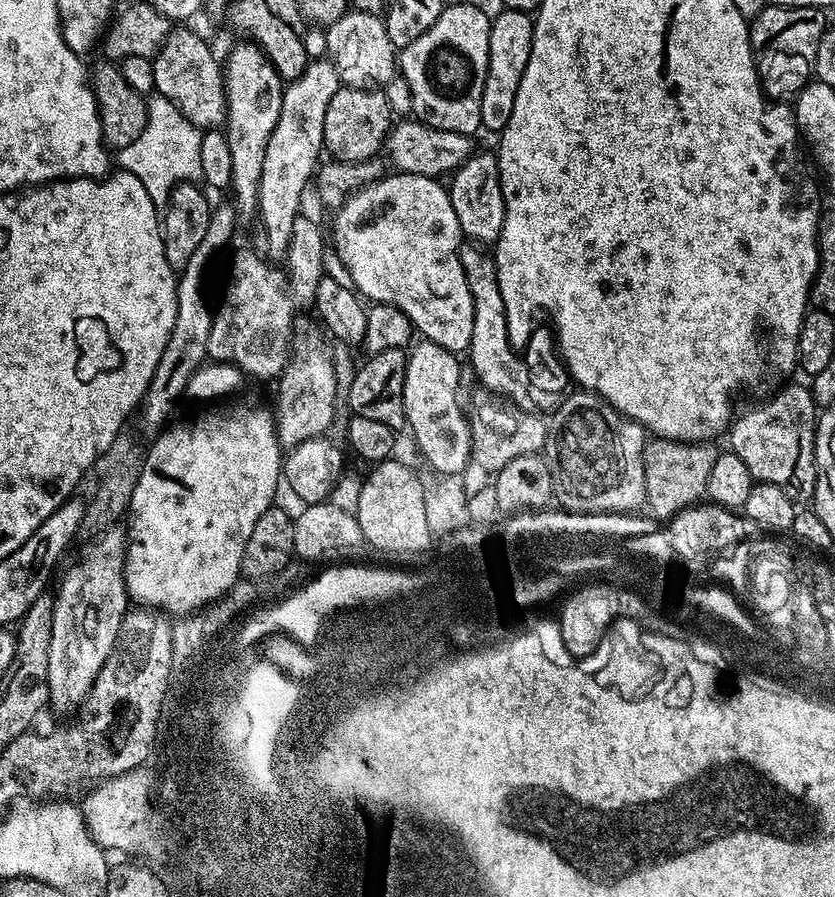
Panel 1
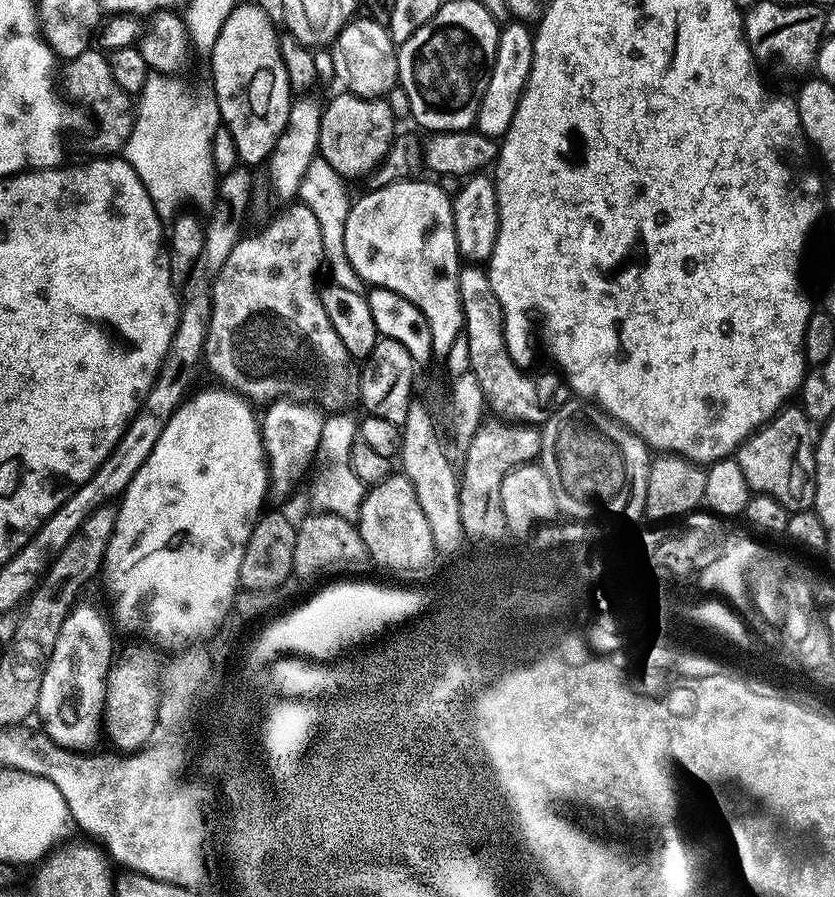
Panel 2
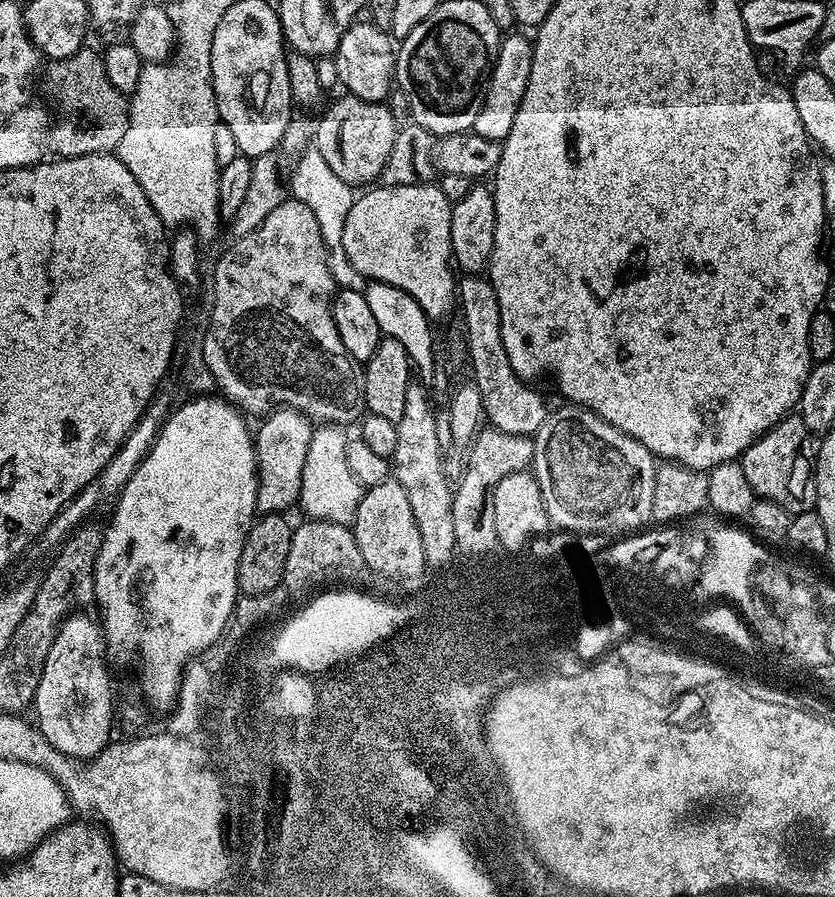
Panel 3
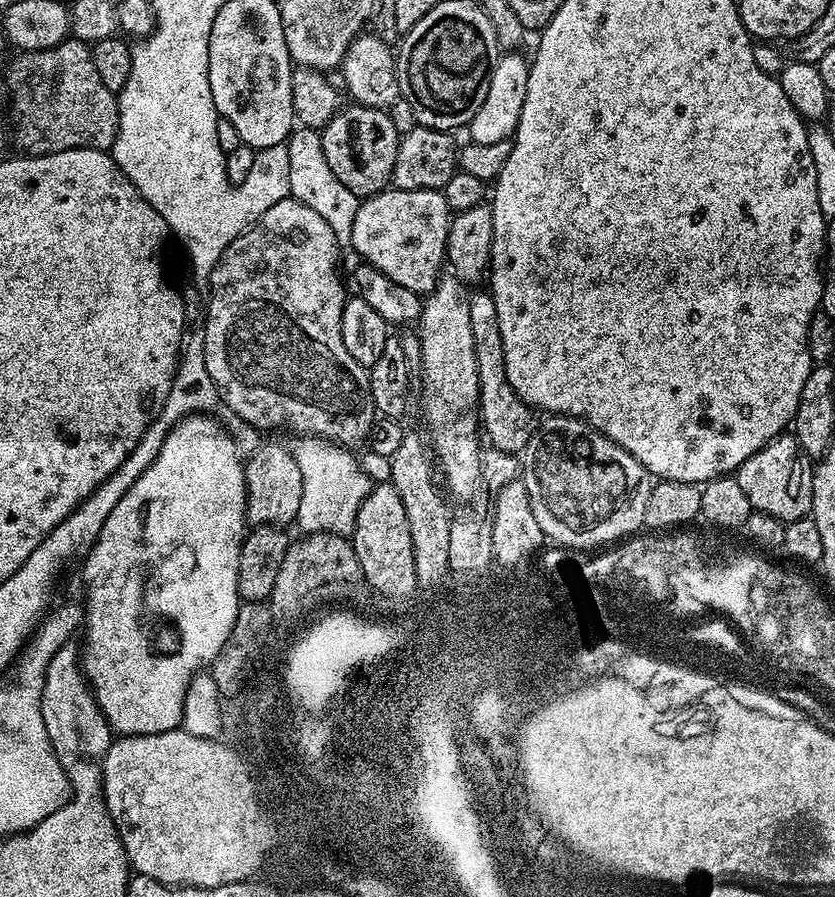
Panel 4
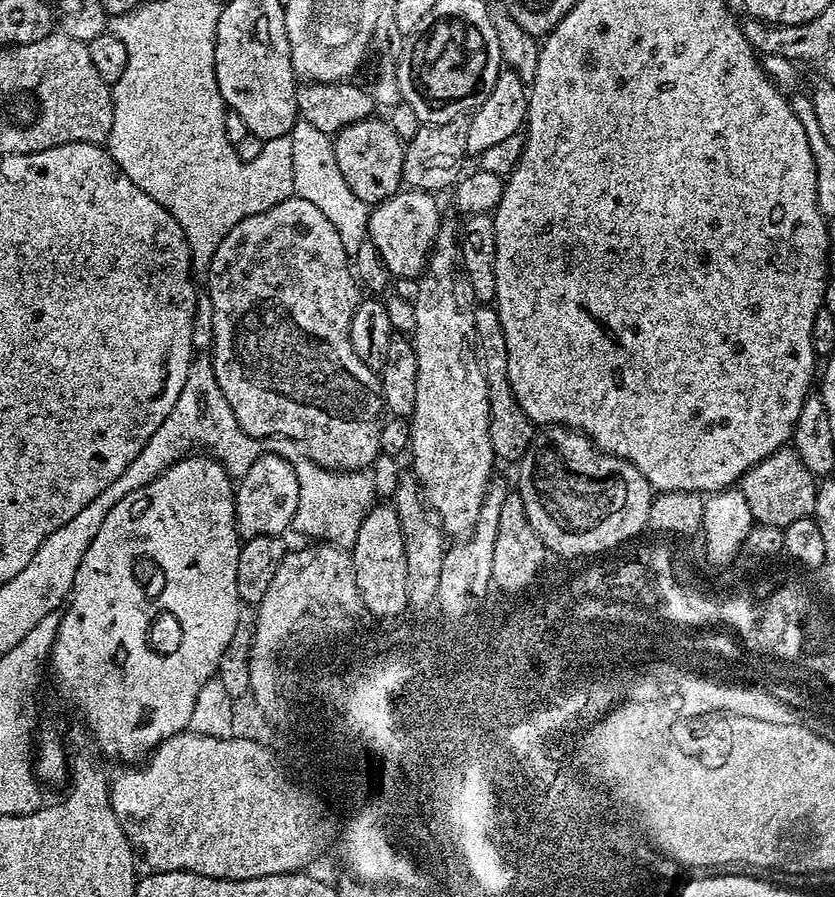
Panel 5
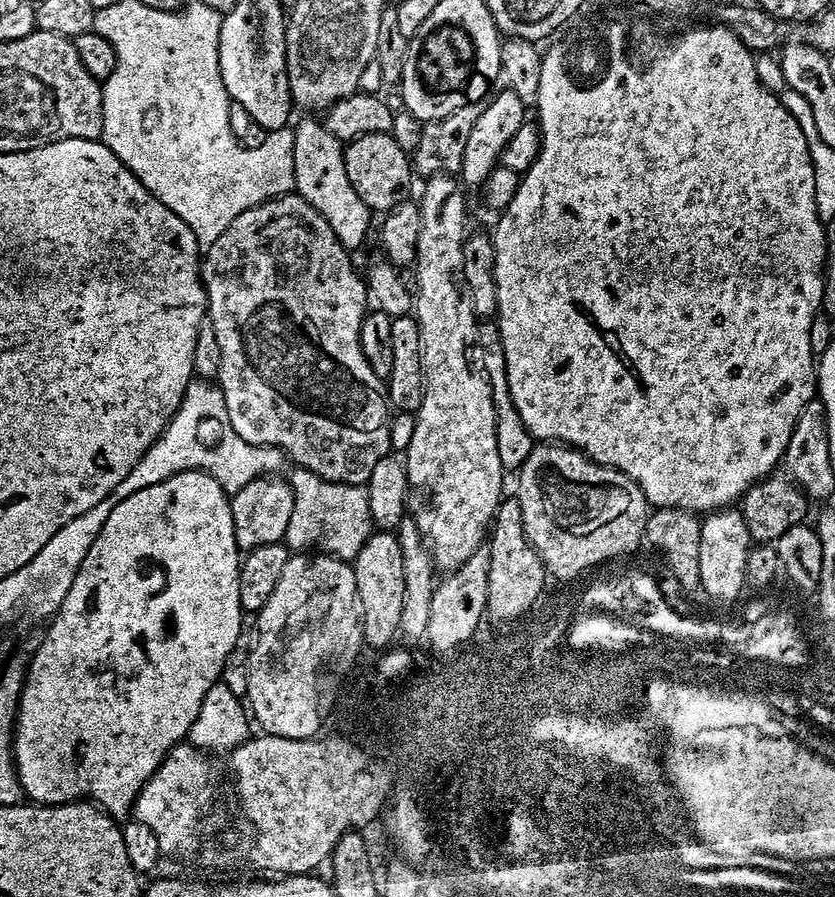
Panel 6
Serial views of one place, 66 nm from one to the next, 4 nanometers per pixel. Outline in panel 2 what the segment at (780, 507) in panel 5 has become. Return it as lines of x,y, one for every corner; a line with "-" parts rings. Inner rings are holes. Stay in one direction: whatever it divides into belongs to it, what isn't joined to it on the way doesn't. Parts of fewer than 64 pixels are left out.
785,406
760,428
756,429
734,453
734,458
742,466
748,479
748,486
753,493
761,496
773,496
782,502
789,513
807,512
816,502
816,440
814,439
814,424
809,420
800,406

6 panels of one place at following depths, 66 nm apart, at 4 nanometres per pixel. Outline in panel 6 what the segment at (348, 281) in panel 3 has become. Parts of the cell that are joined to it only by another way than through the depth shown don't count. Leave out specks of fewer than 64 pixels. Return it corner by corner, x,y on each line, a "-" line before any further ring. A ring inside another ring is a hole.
306,116
306,119
295,124
293,129
295,191
326,220
332,233
339,238
340,244
354,252
366,236
372,212
350,186
346,176
343,141
321,121
318,123
314,120
316,119

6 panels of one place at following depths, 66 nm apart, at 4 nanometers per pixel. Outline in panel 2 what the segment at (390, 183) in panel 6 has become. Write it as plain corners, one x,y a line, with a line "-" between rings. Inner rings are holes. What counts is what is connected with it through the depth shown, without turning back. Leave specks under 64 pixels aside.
341,91
341,96
323,105
322,126
320,127
320,150
318,156
333,167
340,177
365,177
376,168
378,162
390,150
397,135
397,117
392,115
387,99
358,97
352,92

